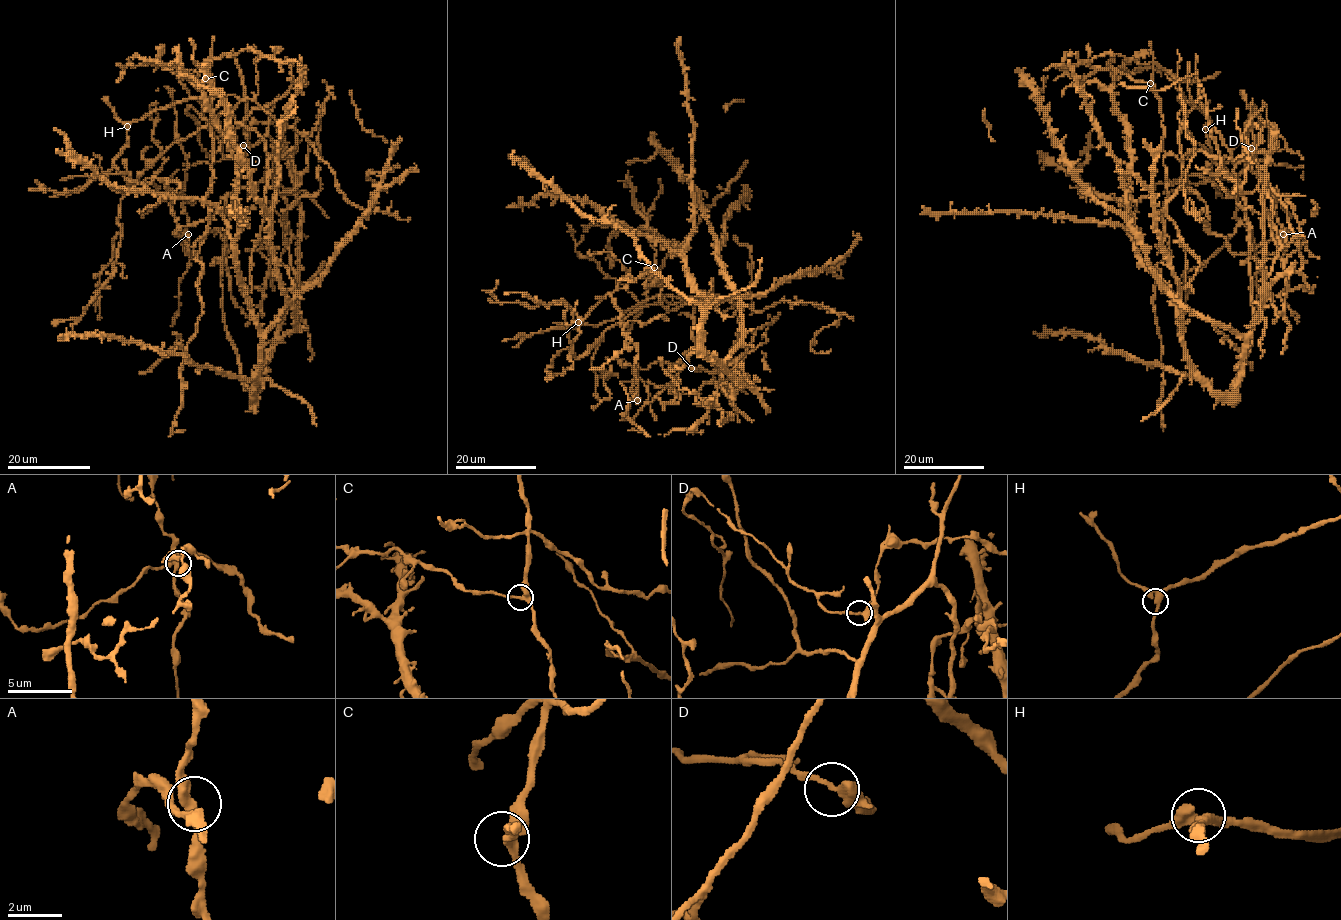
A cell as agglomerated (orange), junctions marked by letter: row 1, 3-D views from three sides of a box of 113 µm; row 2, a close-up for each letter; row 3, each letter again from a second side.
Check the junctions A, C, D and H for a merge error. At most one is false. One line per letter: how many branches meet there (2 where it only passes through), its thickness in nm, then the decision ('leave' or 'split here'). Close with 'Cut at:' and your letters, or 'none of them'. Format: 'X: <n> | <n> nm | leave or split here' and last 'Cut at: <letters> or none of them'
A: 3 | 280 nm | leave
C: 3 | 300 nm | leave
D: 3 | 320 nm | split here
H: 3 | 320 nm | leave
Cut at: D

